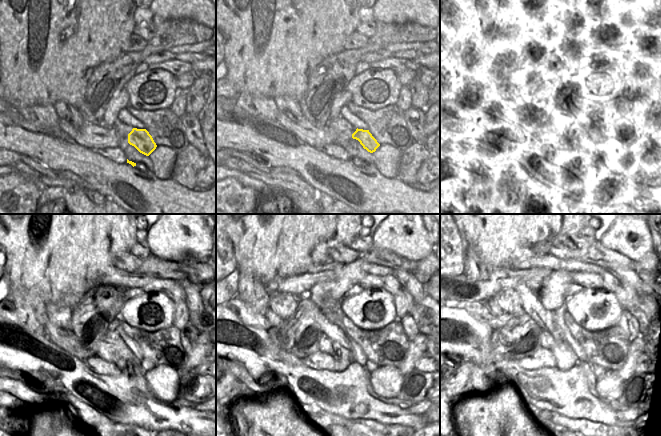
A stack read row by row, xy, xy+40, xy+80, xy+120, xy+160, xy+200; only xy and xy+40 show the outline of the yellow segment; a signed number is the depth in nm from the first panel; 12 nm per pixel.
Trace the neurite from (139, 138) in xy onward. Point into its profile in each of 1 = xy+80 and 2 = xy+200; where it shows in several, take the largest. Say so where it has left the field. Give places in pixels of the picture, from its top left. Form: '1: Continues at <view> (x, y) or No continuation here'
1: Continues at xy+80 (593, 142)
2: Continues at xy+200 (594, 366).

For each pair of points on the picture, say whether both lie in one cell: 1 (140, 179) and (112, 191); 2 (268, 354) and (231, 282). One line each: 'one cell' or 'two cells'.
1: one cell
2: two cells

